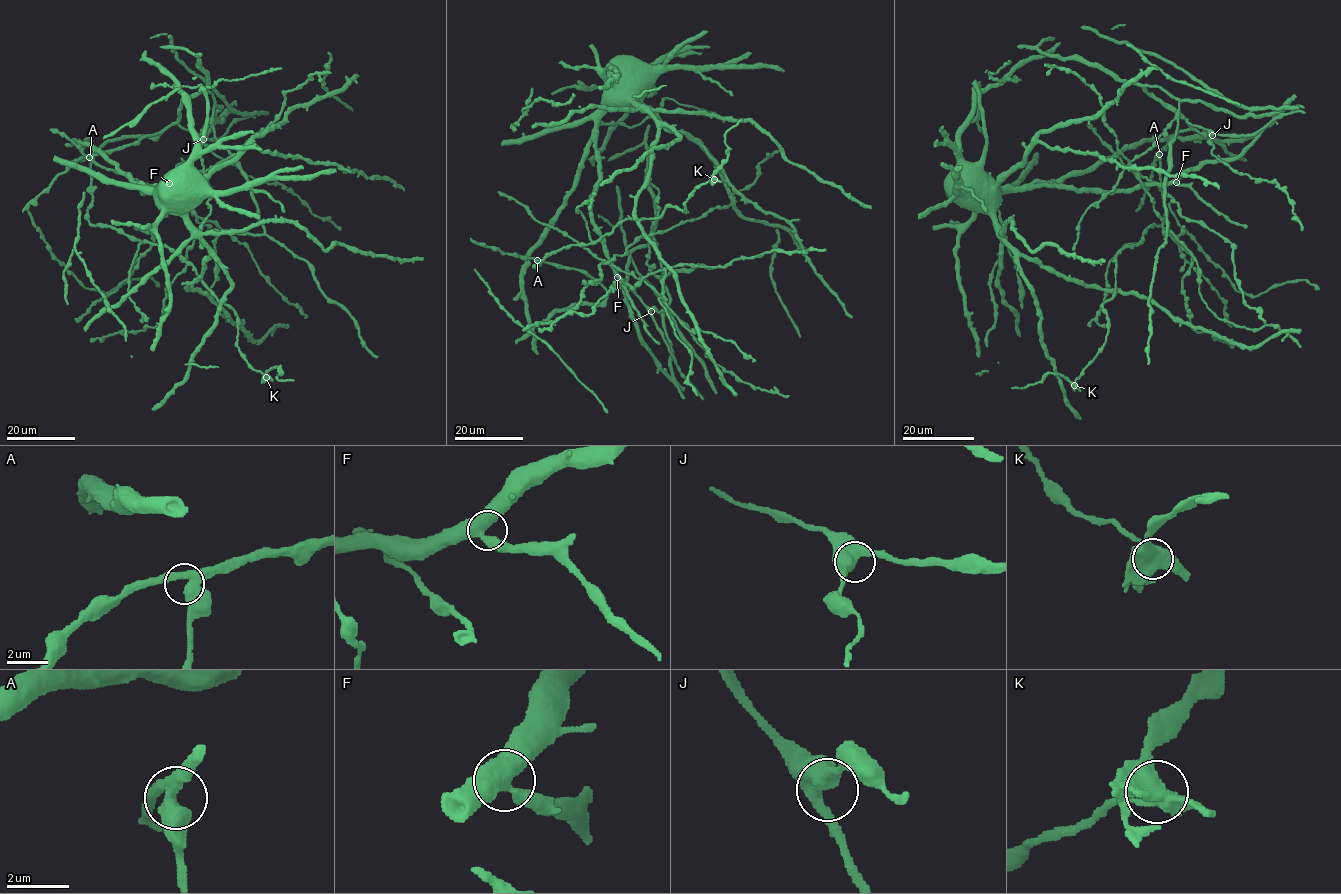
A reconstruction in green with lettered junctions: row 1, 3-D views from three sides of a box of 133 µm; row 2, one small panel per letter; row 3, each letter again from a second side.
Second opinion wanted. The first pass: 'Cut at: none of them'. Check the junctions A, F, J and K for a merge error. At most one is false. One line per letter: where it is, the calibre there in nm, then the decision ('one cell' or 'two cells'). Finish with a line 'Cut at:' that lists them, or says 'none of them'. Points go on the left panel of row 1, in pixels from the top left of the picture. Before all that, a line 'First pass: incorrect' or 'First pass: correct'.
First pass: incorrect
A: place (89, 157); calibre 440 nm; one cell
F: place (169, 183); calibre 480 nm; one cell
J: place (203, 139); calibre 480 nm; one cell
K: place (266, 377); calibre 550 nm; two cells
Cut at: K

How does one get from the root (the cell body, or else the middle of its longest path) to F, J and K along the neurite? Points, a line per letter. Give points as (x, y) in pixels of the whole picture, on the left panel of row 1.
F: (174, 171), (156, 188), (148, 187), (151, 189), (143, 192), (169, 183)
J: (174, 171), (143, 192), (163, 186), (223, 120), (207, 92), (189, 96), (173, 123), (203, 139)
K: (174, 171), (143, 192), (223, 120), (210, 92), (92, 157), (88, 219), (188, 262), (266, 377)

